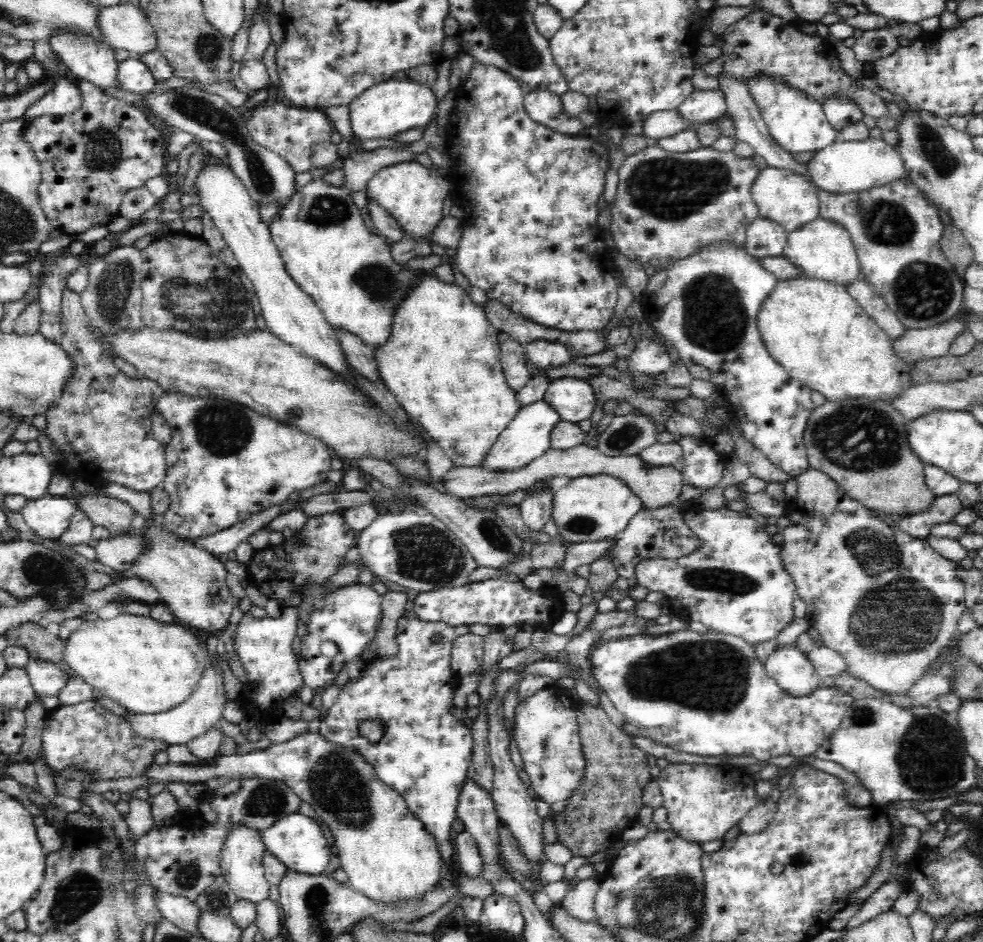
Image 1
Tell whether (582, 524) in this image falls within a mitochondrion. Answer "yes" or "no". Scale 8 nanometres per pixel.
yes

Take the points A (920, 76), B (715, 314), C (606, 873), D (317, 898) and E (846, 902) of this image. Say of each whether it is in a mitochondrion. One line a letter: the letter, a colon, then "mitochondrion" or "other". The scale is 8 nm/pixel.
A: other
B: mitochondrion
C: other
D: mitochondrion
E: other

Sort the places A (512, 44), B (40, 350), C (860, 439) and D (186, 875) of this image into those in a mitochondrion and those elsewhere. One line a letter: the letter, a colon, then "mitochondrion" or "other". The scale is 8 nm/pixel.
A: mitochondrion
B: other
C: mitochondrion
D: mitochondrion

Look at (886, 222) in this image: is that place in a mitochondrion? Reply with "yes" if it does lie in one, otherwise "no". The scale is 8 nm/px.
yes

